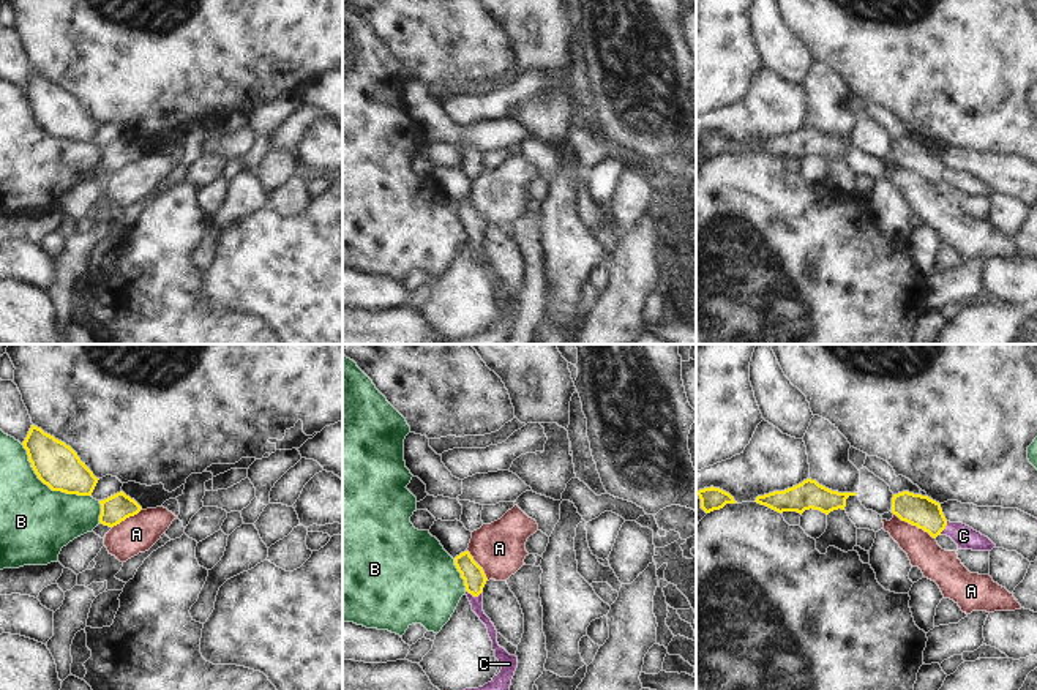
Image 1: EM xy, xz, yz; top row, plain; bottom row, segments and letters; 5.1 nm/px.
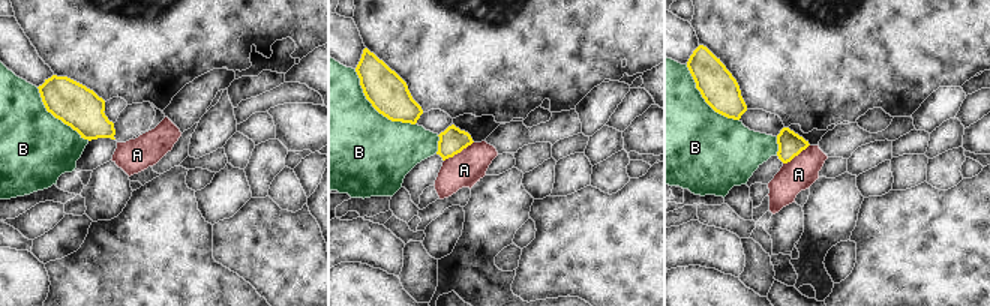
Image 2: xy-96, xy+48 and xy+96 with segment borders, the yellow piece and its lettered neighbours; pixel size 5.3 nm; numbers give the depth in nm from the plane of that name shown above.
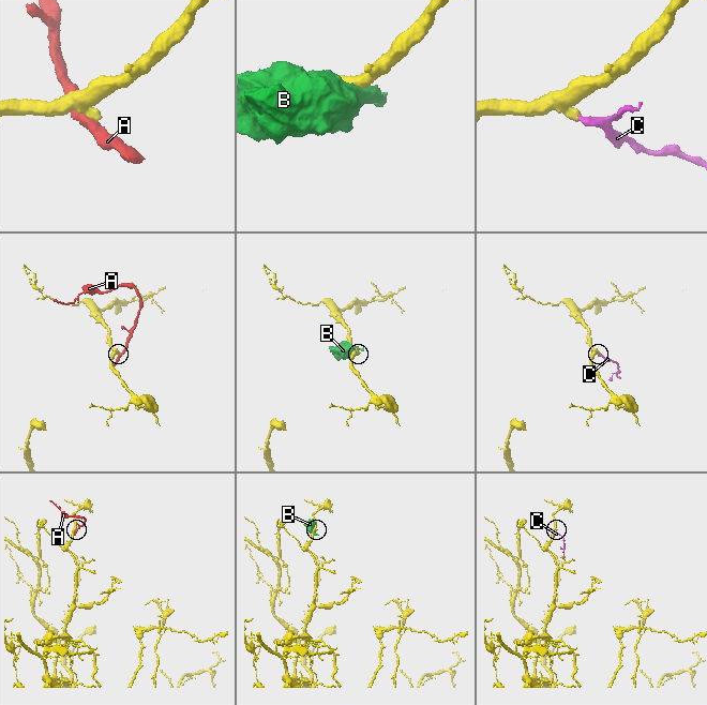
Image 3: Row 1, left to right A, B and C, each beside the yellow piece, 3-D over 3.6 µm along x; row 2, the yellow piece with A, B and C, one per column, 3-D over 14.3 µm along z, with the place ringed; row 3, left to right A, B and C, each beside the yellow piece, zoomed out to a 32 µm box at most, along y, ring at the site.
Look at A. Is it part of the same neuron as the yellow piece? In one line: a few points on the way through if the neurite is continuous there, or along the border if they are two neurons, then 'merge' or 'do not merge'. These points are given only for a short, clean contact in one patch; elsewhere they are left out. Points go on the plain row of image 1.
border along yz (894, 160), (922, 174), (935, 185); do not merge

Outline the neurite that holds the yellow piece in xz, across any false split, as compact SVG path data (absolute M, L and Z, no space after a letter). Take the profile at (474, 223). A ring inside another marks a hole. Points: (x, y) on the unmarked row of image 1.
M469 197L461 199L455 204L455 212L461 219L466 232L466 242L472 251L472 257L480 264L486 272L488 281L492 287L492 297L499 306L502 316L491 328L478 335L466 335L462 338L453 338L450 341L439 341L436 344L505 344L510 338L511 325L518 314L518 303L510 302L497 289L497 276L491 265L483 257L483 234L488 227L483 215L474 207Z

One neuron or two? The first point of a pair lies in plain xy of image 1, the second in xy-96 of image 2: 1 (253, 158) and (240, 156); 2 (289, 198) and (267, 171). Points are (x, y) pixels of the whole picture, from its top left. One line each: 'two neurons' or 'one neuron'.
1: one neuron
2: two neurons

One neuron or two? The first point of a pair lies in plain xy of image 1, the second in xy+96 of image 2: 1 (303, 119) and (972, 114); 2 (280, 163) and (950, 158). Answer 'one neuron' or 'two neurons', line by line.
1: one neuron
2: two neurons

